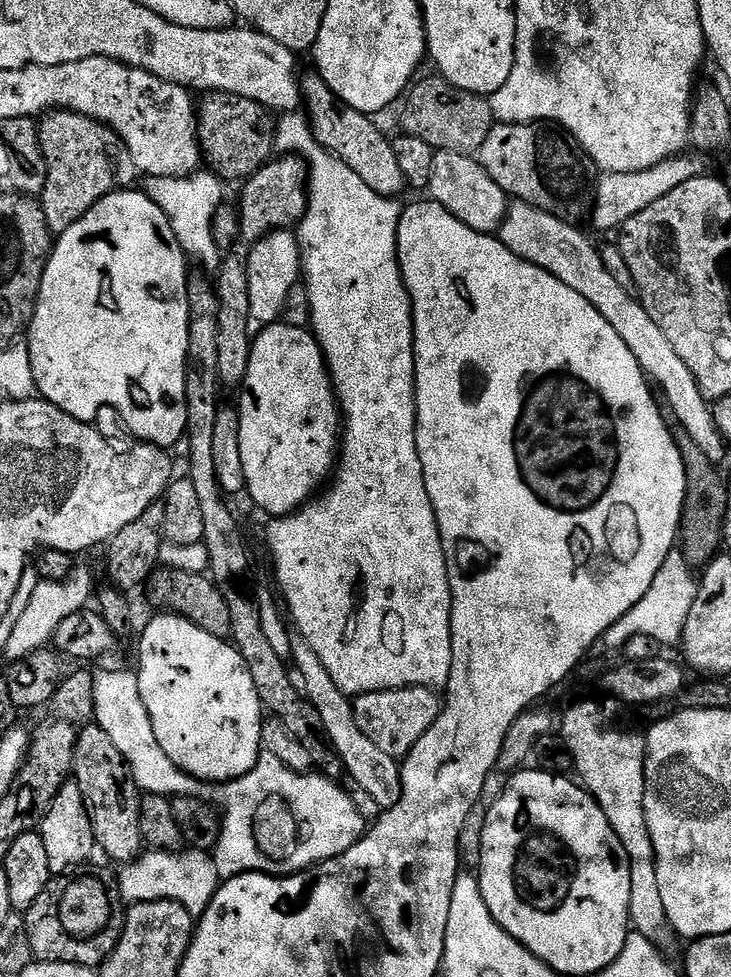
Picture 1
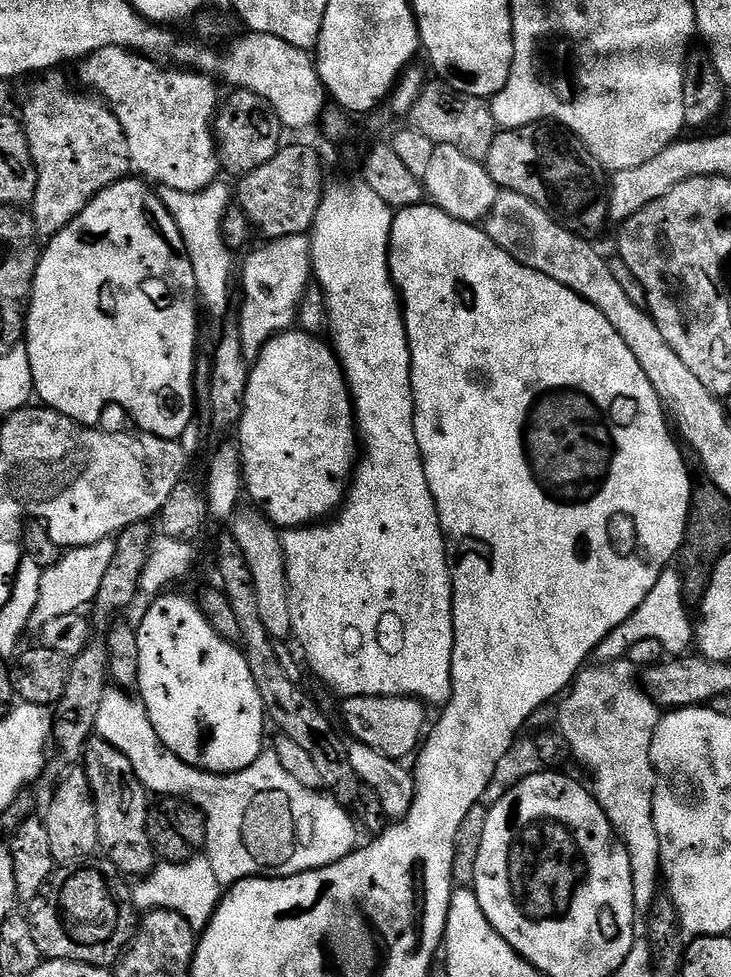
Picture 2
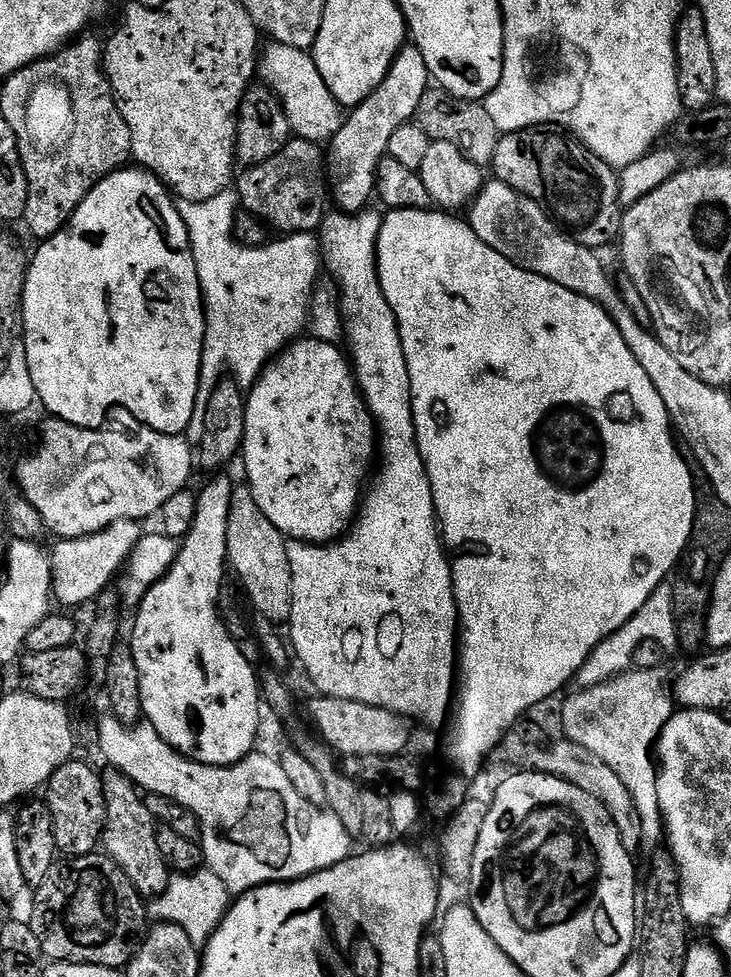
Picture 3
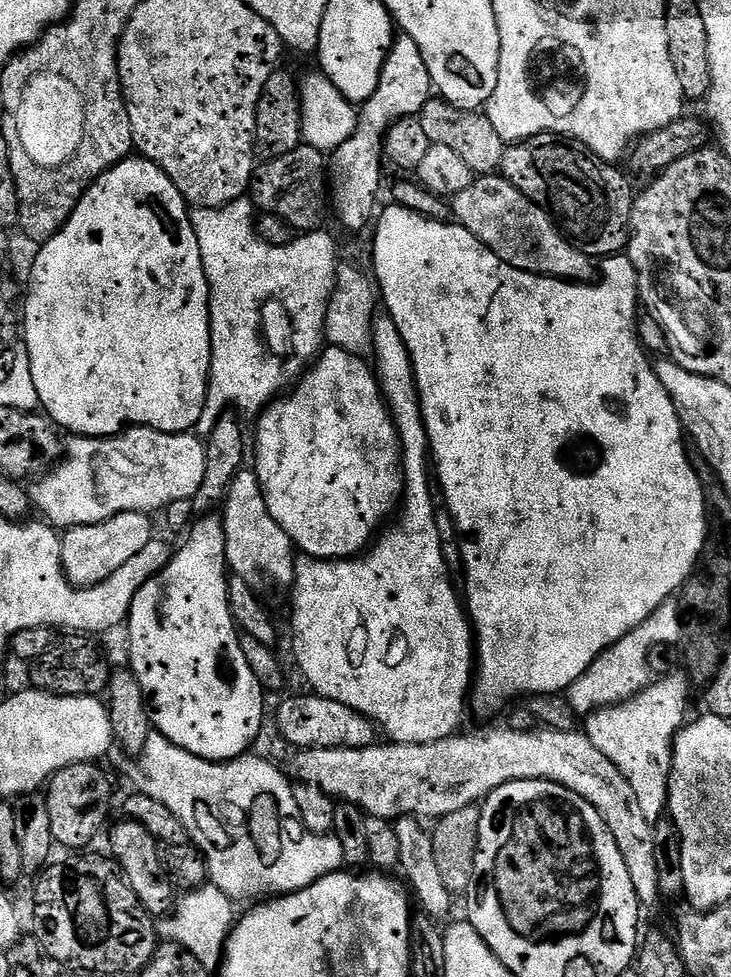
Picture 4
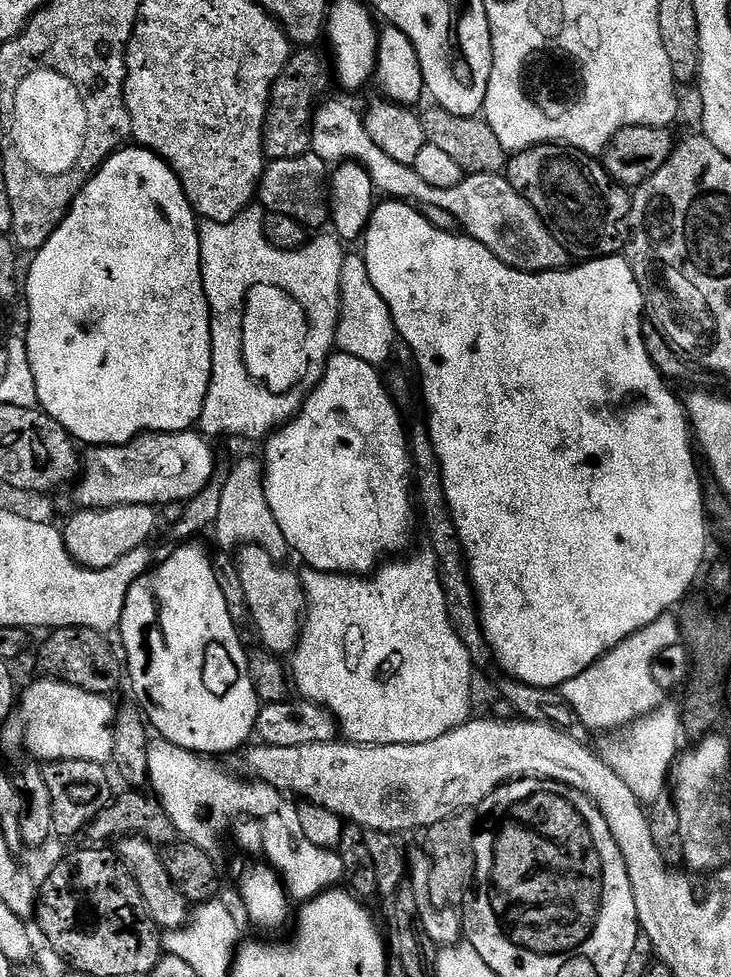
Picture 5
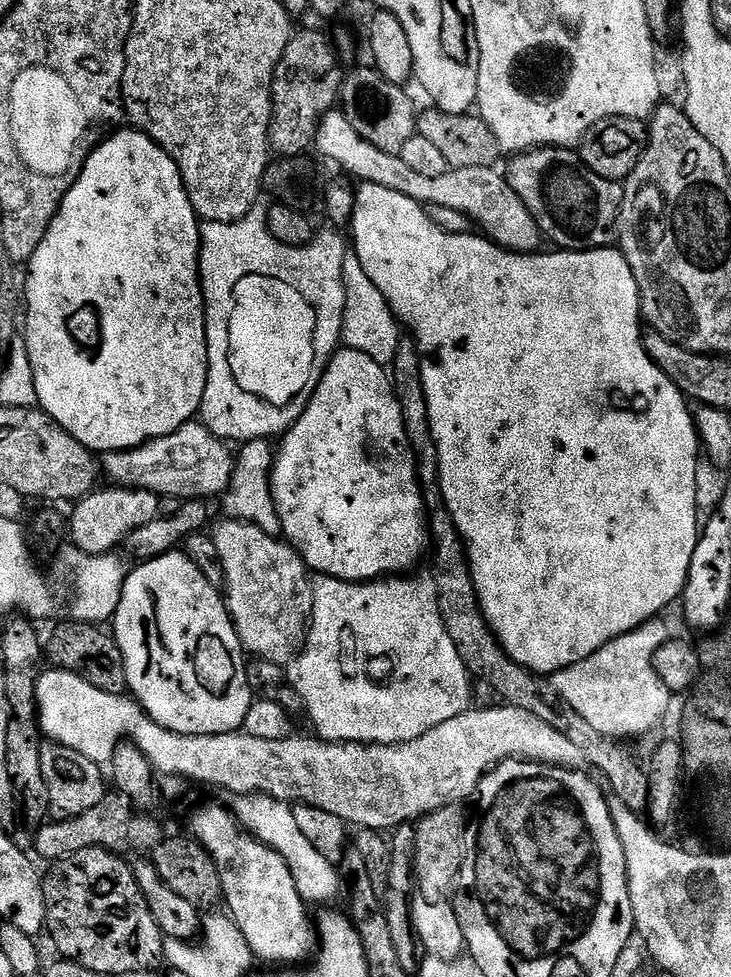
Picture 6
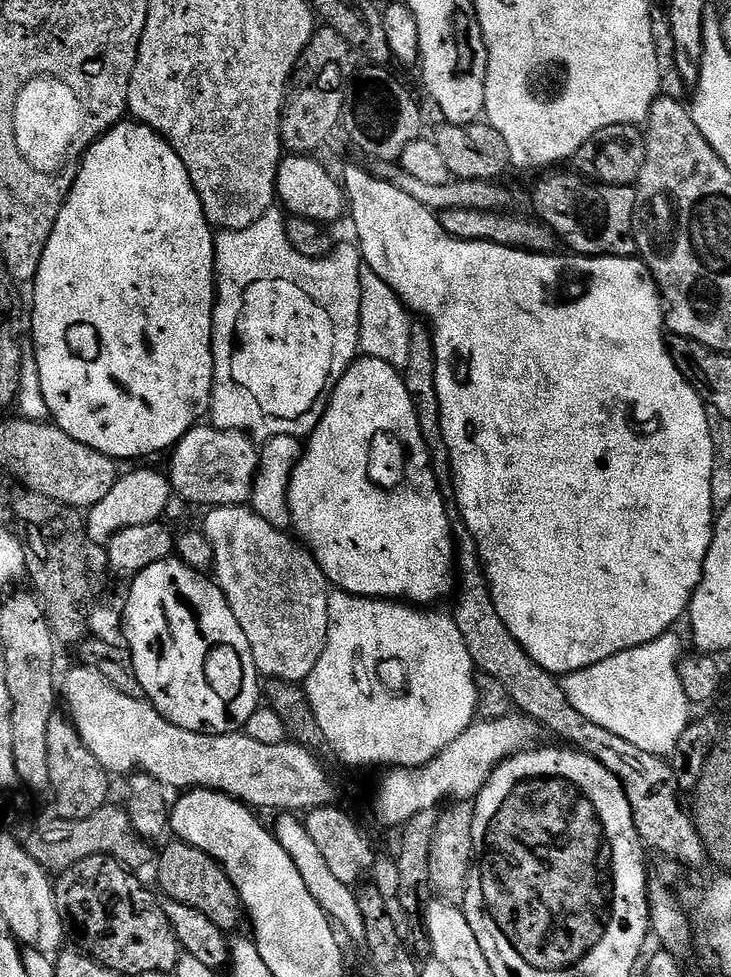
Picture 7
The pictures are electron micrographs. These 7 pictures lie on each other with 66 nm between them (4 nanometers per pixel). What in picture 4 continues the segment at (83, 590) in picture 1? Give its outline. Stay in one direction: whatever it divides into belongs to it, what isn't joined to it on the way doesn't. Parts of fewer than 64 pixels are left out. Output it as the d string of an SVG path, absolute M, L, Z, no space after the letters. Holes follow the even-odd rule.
M123 512L97 524L67 529L60 541L60 561L68 581L74 586L100 584L114 574L118 566L126 566L134 554L139 554L154 539L152 520L146 512Z

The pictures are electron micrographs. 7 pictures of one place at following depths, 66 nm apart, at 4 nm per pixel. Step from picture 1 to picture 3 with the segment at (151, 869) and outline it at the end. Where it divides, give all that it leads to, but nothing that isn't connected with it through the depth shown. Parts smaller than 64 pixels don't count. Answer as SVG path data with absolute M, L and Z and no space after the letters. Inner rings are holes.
M201 870L173 875L163 894L147 905L146 912L153 921L180 926L182 930L186 930L186 934L190 934L190 942L203 946L214 934L214 930L218 930L229 907L230 893L222 878L218 878L218 874L213 872Z

